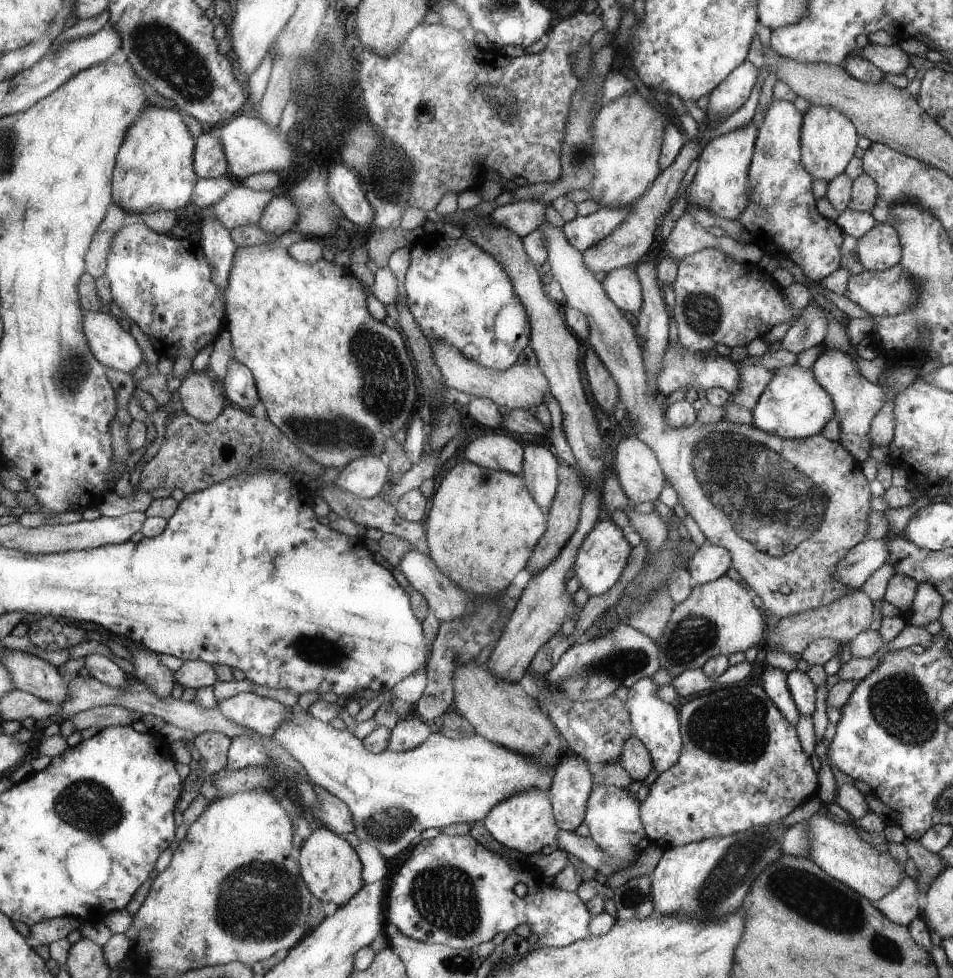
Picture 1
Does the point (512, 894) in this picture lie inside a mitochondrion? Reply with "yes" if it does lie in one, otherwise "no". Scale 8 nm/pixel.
no

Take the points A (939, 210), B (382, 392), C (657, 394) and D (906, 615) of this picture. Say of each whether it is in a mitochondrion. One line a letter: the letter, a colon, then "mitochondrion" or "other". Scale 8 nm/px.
A: other
B: mitochondrion
C: other
D: other

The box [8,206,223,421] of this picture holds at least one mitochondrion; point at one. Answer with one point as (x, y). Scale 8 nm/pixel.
(76, 369)

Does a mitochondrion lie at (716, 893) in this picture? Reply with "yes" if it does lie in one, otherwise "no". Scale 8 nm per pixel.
yes

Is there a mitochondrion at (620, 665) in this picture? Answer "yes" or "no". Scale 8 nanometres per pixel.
yes

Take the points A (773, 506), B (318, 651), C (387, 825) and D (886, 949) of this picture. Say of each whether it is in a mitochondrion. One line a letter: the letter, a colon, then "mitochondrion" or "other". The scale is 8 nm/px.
A: mitochondrion
B: mitochondrion
C: mitochondrion
D: mitochondrion

